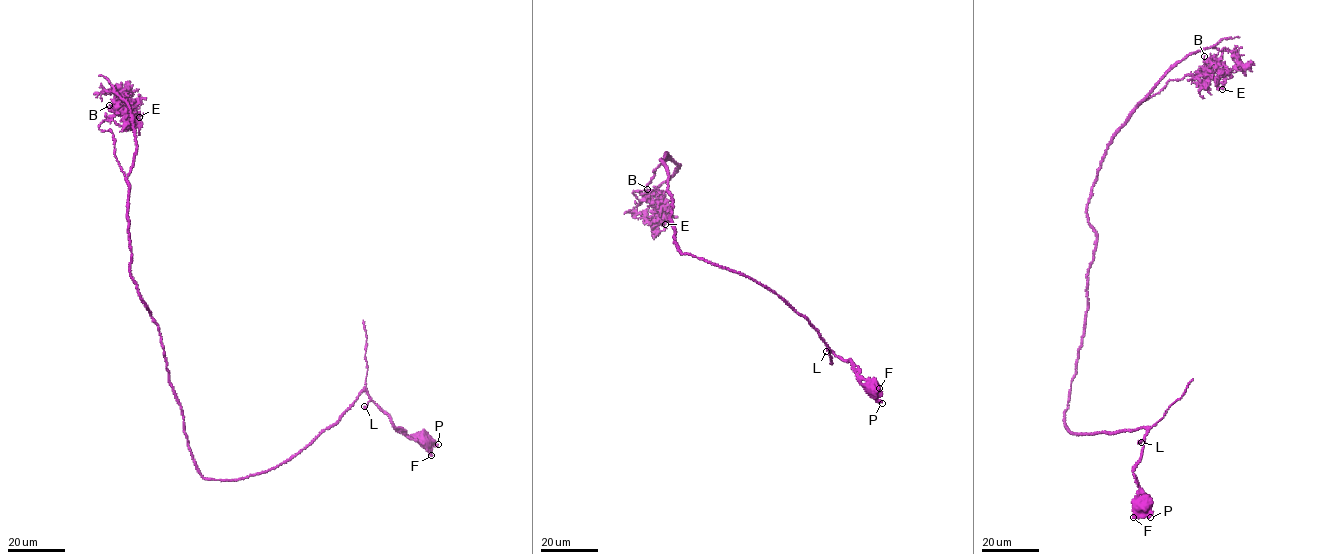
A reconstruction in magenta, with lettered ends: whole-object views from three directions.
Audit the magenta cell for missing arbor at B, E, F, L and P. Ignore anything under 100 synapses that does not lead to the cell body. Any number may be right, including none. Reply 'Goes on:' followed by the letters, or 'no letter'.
Goes on: no letter

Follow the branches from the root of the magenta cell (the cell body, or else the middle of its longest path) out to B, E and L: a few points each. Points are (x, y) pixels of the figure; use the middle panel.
B: (873, 389), (782, 298), (681, 252), (660, 160), (667, 152), (633, 194), (652, 201), (647, 189)
E: (873, 389), (782, 298), (681, 252), (666, 152), (633, 192), (655, 203), (665, 224)
L: (873, 389), (873, 383), (858, 376), (851, 360), (844, 361), (826, 351)

